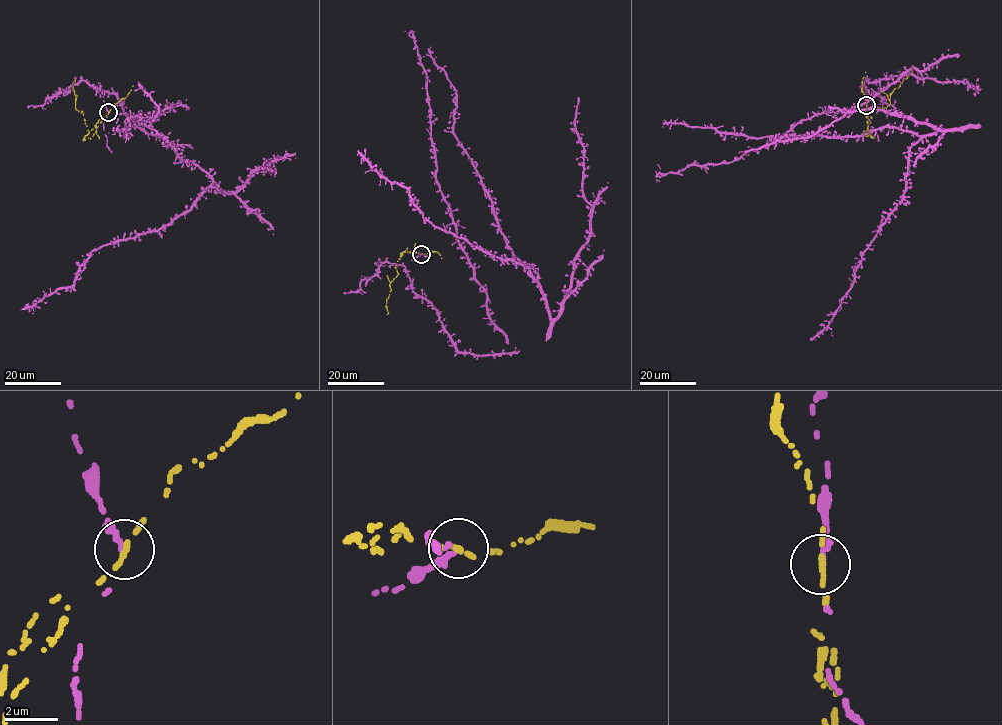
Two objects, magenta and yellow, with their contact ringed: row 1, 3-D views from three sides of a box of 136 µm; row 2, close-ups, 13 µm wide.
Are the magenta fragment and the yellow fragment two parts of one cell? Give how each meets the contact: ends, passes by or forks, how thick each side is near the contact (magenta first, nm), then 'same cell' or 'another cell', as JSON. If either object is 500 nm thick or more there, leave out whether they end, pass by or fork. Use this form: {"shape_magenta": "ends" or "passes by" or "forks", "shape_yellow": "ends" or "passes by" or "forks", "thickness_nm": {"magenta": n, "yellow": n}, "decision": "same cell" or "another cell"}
{"shape_magenta": "passes by", "shape_yellow": "passes by", "thickness_nm": {"magenta": 140, "yellow": 180}, "decision": "another cell"}

